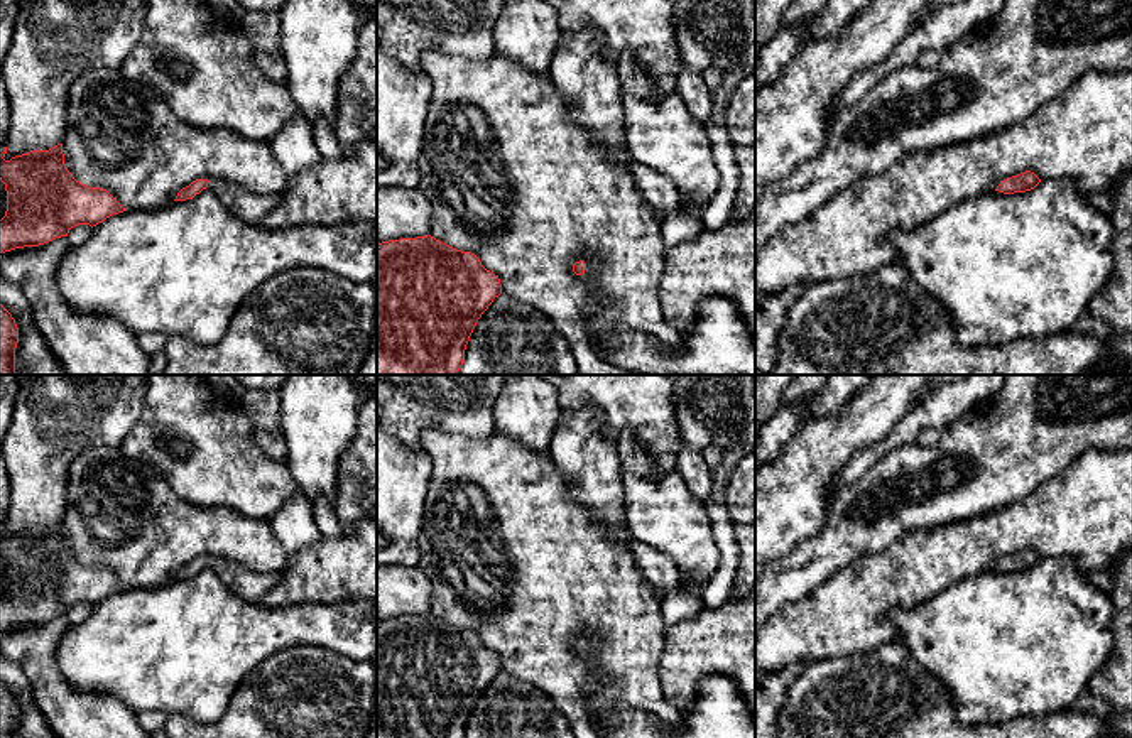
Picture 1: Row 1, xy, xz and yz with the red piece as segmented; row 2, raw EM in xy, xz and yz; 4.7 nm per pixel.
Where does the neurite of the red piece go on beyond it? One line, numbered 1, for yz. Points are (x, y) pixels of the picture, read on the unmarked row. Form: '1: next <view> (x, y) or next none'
1: next none

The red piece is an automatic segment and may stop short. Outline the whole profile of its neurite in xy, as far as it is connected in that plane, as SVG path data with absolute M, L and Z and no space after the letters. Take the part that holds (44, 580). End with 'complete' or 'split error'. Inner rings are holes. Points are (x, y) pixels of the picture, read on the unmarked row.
M63 522L49 529L30 529L5 539L7 525L0 532L0 559L7 569L7 589L0 598L0 632L39 625L68 615L78 603L91 606L106 596L127 589L106 567L88 566L66 547Z | complete

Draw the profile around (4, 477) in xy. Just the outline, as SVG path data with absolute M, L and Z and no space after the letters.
M0 448L0 532L7 524L8 505L10 505L10 480L7 473L7 464L3 461L3 453Z

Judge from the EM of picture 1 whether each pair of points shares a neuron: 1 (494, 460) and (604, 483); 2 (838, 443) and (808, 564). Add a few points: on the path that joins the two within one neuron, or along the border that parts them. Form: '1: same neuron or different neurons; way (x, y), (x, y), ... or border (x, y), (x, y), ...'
1: different neurons; border (548, 453), (565, 478), (571, 497), (585, 509)
2: different neurons; border (833, 500), (827, 510), (827, 522), (781, 558)

